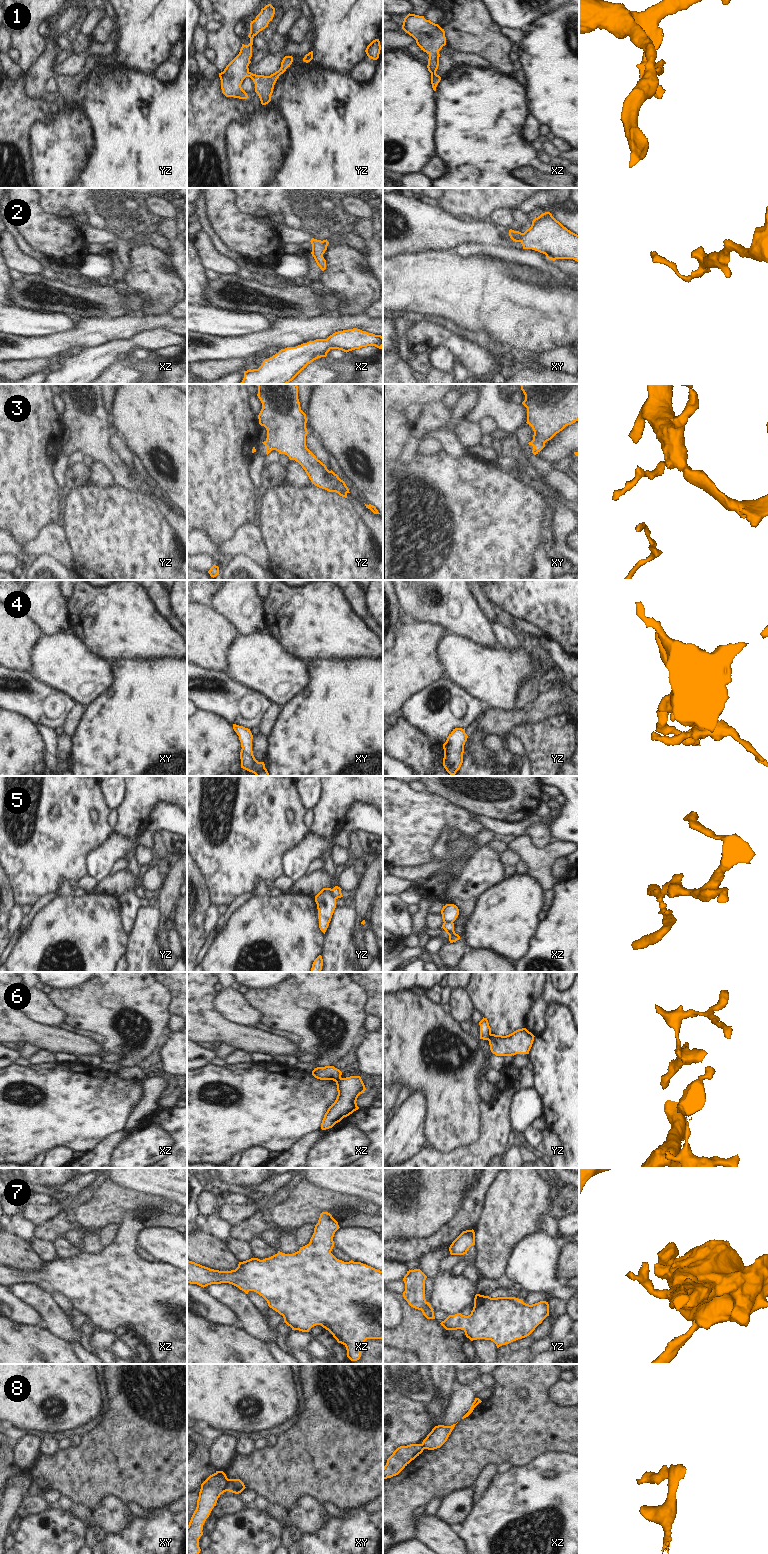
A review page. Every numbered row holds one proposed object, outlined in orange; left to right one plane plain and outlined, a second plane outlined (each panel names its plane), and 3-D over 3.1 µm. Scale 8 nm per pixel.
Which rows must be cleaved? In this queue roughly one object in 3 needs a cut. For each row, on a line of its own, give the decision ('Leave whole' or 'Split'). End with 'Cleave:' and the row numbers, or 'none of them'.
1: Leave whole
2: Leave whole
3: Leave whole
4: Leave whole
5: Split
6: Split
7: Leave whole
8: Split
Cleave: 5, 6, 8

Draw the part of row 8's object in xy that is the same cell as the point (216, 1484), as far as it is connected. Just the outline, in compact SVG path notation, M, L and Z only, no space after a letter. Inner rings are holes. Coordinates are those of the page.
M216 1471L202 1484L189 1525L187 1526L187 1554L199 1554L199 1539L203 1535L203 1525L216 1506L221 1494L228 1489L228 1478L223 1471Z

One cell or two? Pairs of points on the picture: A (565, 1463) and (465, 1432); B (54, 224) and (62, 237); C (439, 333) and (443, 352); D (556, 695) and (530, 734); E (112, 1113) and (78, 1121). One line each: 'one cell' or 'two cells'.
A: two cells
B: one cell
C: two cells
D: two cells
E: one cell

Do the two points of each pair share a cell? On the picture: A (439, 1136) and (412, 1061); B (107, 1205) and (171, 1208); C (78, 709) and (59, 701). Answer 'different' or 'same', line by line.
A: same
B: same
C: different

